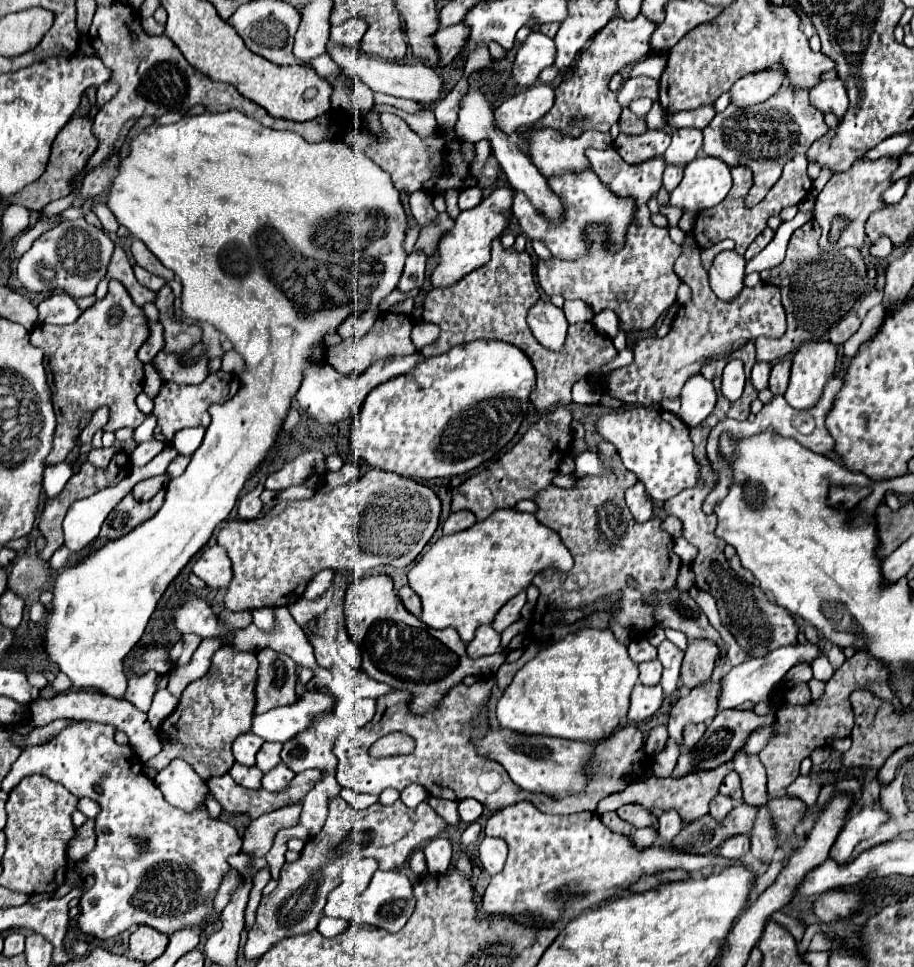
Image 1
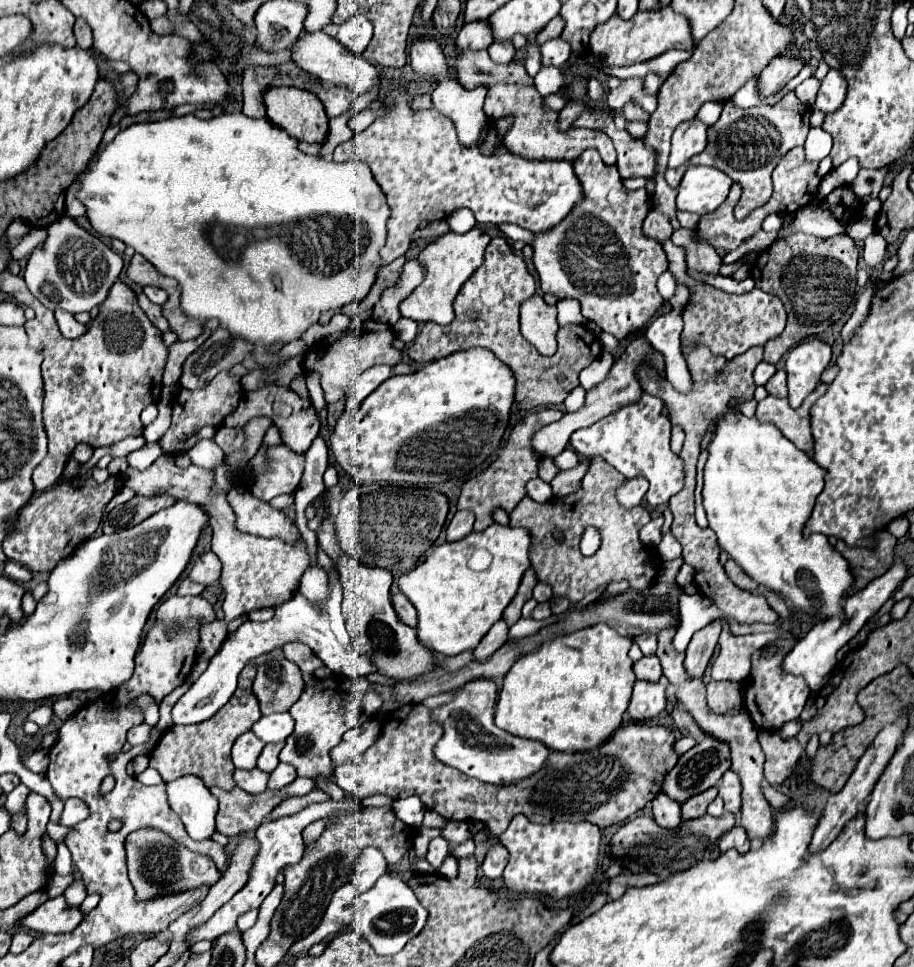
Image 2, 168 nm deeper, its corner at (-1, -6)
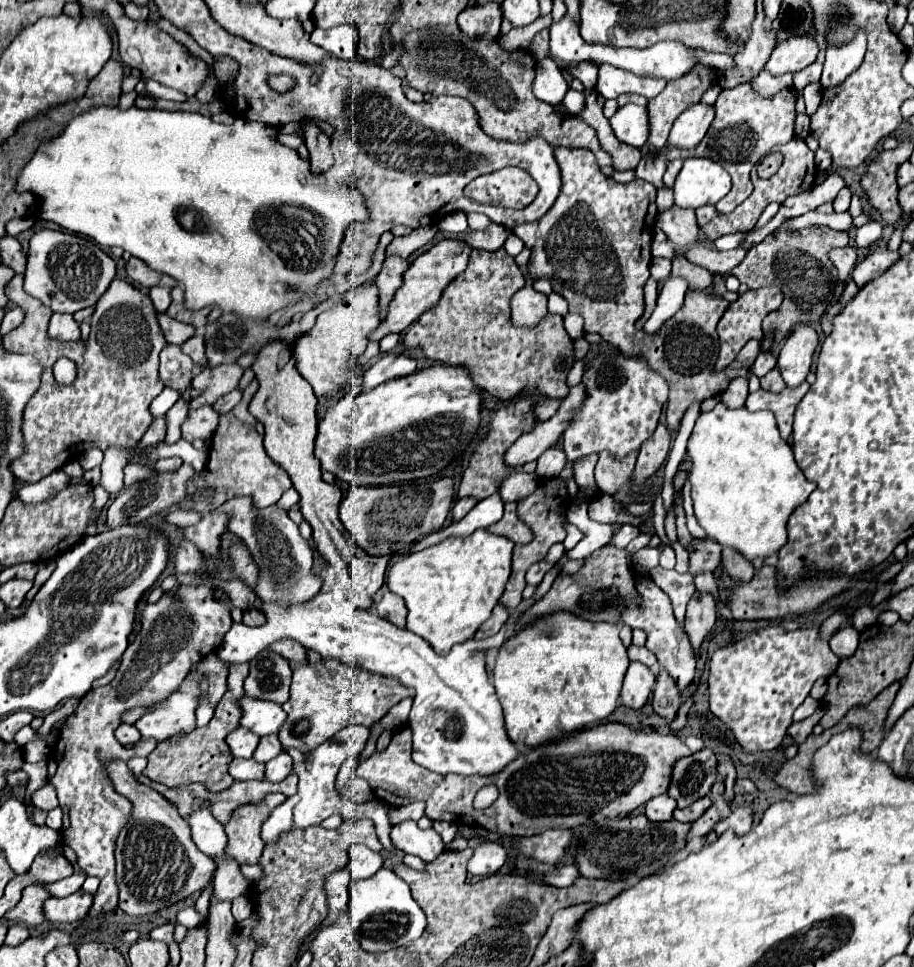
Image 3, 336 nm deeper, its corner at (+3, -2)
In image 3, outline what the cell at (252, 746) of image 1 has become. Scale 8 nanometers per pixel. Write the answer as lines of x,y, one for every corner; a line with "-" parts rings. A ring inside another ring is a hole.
238,727
226,737
226,743
228,743
228,747
230,747
234,757
250,759
254,749
256,749
256,745
258,745
258,739
260,737
256,733
252,733
252,731
244,729
244,727

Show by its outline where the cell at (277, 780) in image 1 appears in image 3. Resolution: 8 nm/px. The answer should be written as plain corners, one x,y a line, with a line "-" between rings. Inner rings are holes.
282,751
278,757
274,757
274,759
270,759
266,763
266,779
268,781
282,781
282,779
286,779
292,773
292,763
294,763
292,757
286,751

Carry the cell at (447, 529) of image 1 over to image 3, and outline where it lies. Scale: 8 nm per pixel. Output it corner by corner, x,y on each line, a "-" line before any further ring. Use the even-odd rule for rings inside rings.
462,497
462,499
458,499
456,505
452,507
452,517
454,517
454,521
460,521
476,503
478,503
478,501
476,501
474,497

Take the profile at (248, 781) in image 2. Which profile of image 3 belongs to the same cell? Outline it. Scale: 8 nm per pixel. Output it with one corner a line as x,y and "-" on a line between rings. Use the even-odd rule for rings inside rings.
234,759
230,763
230,775
236,781
262,781
264,779
264,765
254,761
254,759

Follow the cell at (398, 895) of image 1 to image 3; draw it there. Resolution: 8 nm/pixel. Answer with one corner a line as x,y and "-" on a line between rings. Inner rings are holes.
378,869
372,877
352,881
350,883
350,901
348,913
356,923
354,939
366,951
390,951
408,941
414,941
422,935
426,927
426,917
420,905
412,899
408,885
392,871
392,869

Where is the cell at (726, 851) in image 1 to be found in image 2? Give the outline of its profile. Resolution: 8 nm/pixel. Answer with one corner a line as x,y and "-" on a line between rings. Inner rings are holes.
736,825
730,833
724,833
722,835
720,851
726,853
728,849
736,849
740,855
744,855
750,849
750,839
746,837
746,831
740,825

